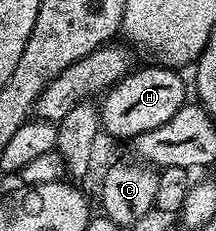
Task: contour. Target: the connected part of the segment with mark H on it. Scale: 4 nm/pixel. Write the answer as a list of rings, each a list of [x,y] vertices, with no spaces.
[[[152,66],[142,71],[130,70],[129,74],[105,92],[99,103],[100,126],[105,135],[107,133],[117,139],[132,141],[151,129],[159,129],[159,125],[171,121],[171,117],[175,117],[175,113],[185,106],[185,83],[177,76],[180,74],[172,67]]]

